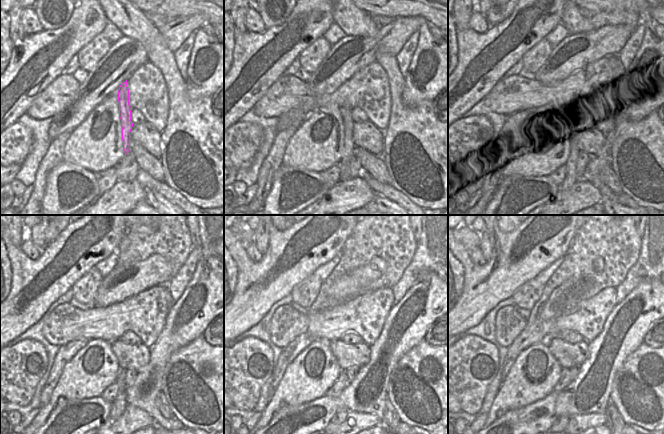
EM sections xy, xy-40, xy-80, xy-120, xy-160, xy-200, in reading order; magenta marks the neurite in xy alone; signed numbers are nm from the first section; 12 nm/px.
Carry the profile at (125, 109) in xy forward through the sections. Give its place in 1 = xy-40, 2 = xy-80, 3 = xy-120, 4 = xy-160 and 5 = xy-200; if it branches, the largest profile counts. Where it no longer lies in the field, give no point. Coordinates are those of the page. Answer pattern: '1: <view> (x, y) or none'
1: xy-40 (348, 121)
2: xy-80 (571, 176)
3: xy-120 (119, 405)
4: xy-160 (340, 415)
5: xy-200 (561, 418)

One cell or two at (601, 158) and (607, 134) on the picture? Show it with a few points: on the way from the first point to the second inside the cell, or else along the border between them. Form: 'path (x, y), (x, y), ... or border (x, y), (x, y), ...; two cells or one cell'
path (602, 152), (607, 140); one cell

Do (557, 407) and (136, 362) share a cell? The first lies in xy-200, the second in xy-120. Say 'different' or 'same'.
different

